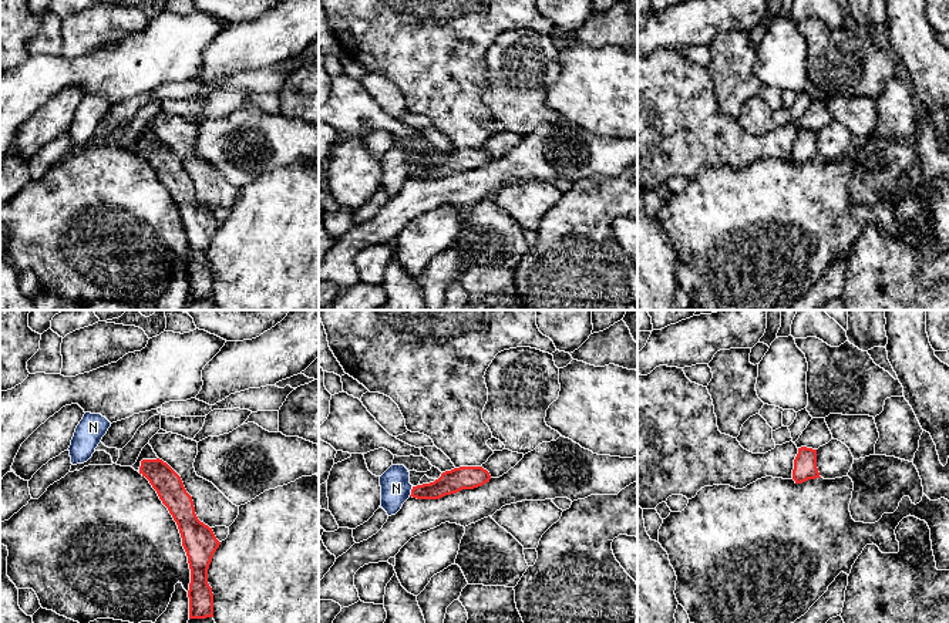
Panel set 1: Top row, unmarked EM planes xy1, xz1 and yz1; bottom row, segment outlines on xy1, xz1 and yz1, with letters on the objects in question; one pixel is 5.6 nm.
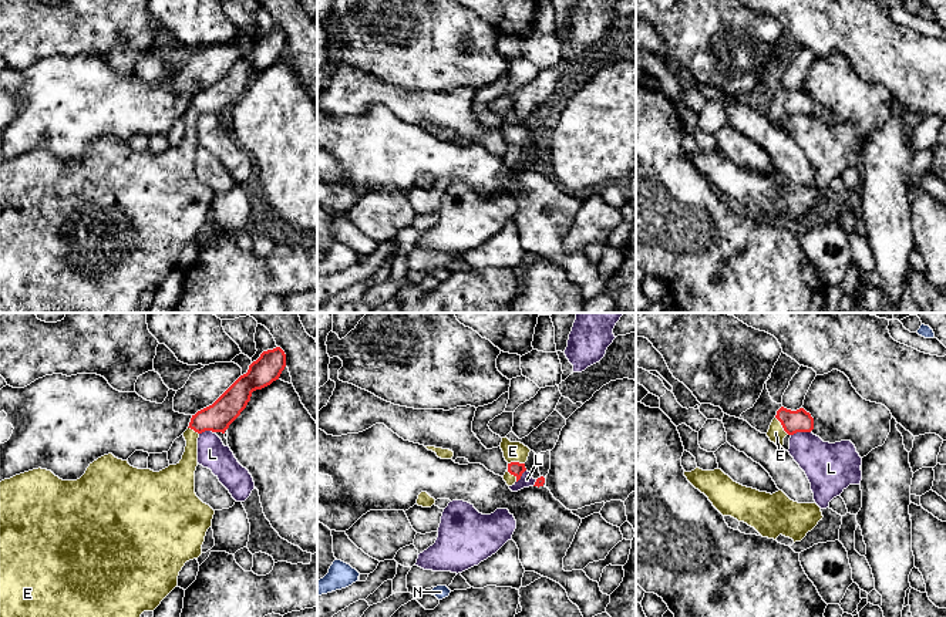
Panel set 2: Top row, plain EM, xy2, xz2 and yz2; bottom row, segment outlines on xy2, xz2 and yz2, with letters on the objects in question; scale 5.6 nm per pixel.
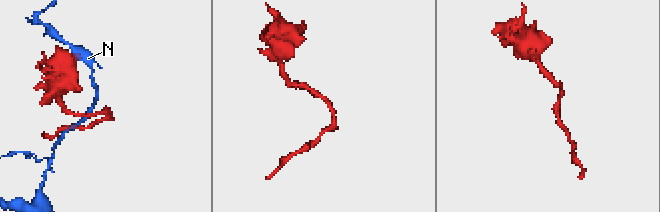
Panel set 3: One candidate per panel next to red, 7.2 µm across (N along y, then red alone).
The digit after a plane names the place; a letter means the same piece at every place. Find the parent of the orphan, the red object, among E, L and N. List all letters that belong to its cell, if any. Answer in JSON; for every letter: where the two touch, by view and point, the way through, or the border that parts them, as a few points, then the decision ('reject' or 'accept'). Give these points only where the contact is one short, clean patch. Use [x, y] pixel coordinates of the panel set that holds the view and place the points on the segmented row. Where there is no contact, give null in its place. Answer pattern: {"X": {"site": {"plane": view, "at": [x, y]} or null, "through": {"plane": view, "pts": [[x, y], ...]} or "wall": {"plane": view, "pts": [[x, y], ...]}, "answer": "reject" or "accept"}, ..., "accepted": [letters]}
{"E": {"site": {"plane": "yz2", "at": [781, 424]}, "through": {"plane": "yz2", "pts": [[793, 421], [781, 424], [776, 432]]}, "answer": "accept"}, "L": {"site": {"plane": "yz2", "at": [800, 431]}, "wall": {"plane": "yz2", "pts": [[810, 431], [797, 431], [791, 435]]}, "answer": "reject"}, "N": {"site": {"plane": "xz1", "at": [411, 491]}, "wall": {"plane": "xz1", "pts": [[413, 487], [409, 495]]}, "answer": "reject"}, "accepted": ["E"]}

